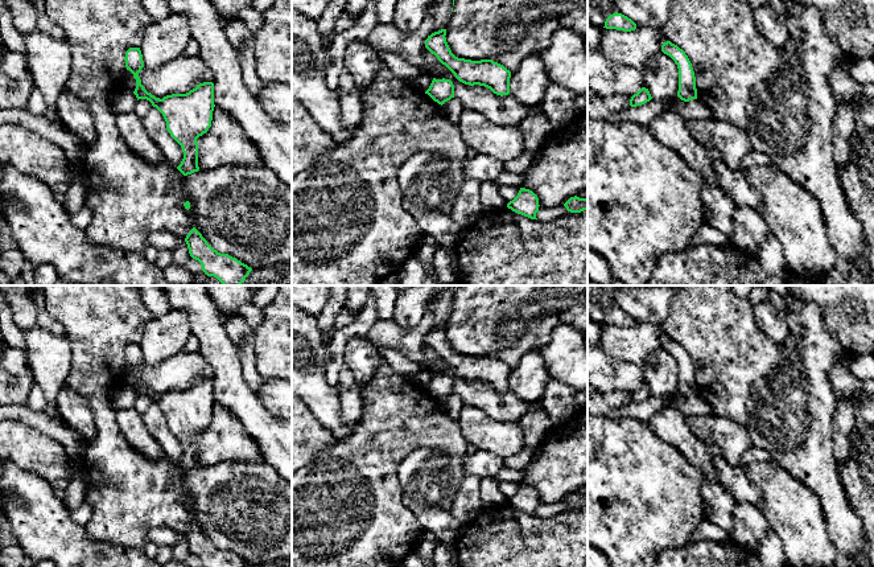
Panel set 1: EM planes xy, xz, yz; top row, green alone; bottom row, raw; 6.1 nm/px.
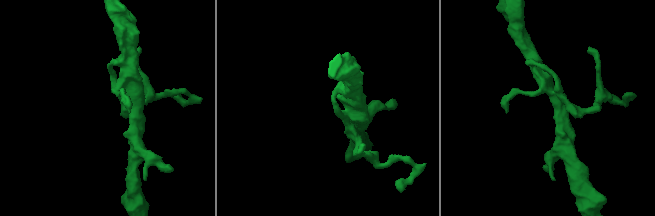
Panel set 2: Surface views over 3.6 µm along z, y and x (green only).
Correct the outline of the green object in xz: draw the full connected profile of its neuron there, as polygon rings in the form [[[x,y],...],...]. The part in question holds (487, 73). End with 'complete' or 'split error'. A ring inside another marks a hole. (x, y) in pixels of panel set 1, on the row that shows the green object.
[[[446,29],[432,33],[425,40],[425,48],[434,54],[459,82],[470,86],[485,86],[500,96],[510,94],[510,70],[492,59],[471,61],[455,57],[445,36]]]; complete

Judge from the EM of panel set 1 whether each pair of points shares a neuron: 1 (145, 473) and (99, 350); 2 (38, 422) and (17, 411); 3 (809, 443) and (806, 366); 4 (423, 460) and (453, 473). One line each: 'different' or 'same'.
1: same
2: same
3: same
4: same

